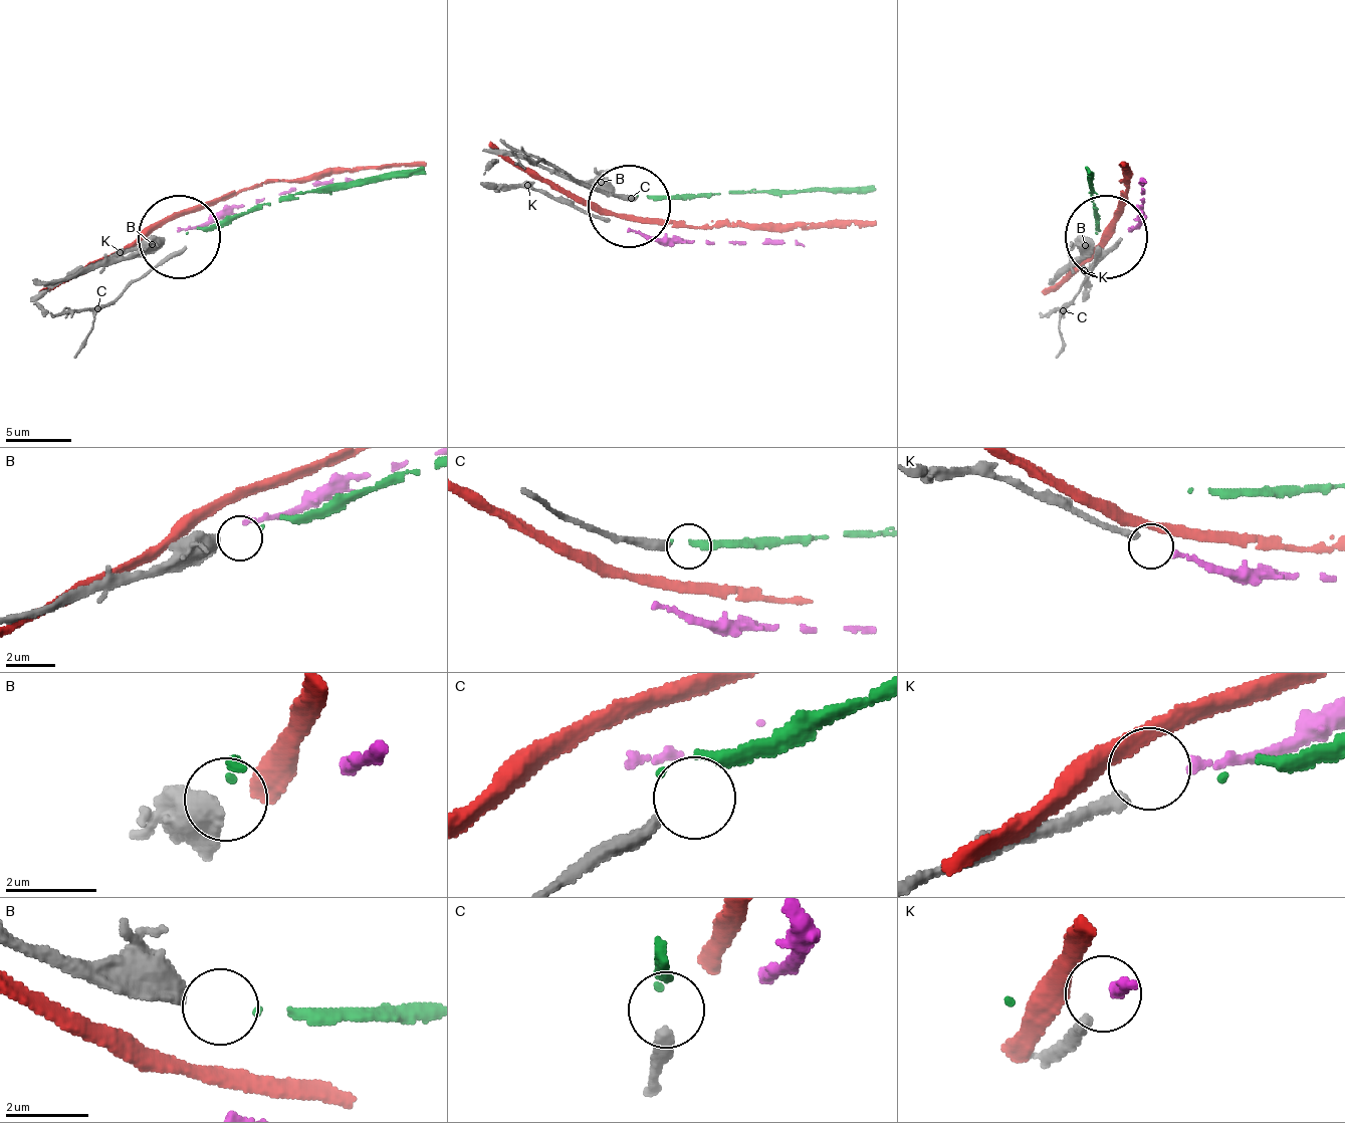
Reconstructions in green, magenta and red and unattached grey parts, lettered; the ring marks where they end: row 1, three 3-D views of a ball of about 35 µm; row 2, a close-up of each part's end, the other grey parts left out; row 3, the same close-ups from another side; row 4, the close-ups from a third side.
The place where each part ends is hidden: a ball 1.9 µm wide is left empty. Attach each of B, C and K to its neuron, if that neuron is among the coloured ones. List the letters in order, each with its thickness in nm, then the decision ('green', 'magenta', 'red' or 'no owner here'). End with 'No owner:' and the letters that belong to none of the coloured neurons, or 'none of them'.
B: calibre 550 nm; green
C: calibre 360 nm; no owner here
K: calibre 300 nm; magenta
No owner: C

